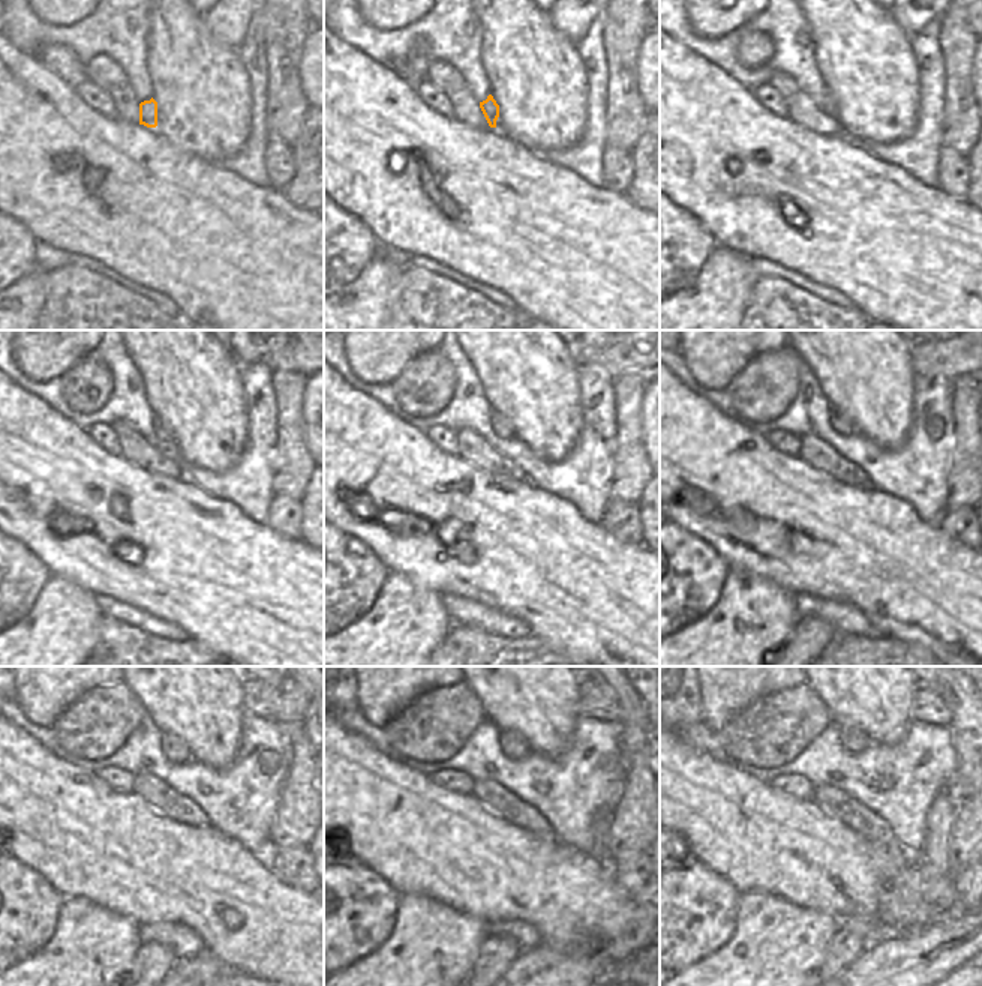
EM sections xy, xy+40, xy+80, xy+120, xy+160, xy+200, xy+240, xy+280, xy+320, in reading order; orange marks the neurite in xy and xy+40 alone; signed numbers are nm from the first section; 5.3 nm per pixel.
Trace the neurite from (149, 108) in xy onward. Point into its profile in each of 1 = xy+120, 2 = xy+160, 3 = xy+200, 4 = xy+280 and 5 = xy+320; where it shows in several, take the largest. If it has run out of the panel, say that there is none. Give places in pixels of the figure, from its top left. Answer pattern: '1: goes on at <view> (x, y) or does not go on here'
1: goes on at xy+120 (162, 429)
2: goes on at xy+160 (501, 426)
3: goes on at xy+200 (841, 423)
4: goes on at xy+280 (513, 745)
5: goes on at xy+320 (853, 739)

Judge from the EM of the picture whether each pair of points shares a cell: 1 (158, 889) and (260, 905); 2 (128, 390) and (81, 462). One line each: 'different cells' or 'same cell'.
1: same cell
2: different cells

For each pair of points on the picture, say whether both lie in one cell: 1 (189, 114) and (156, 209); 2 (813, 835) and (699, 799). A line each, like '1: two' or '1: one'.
1: two
2: one

